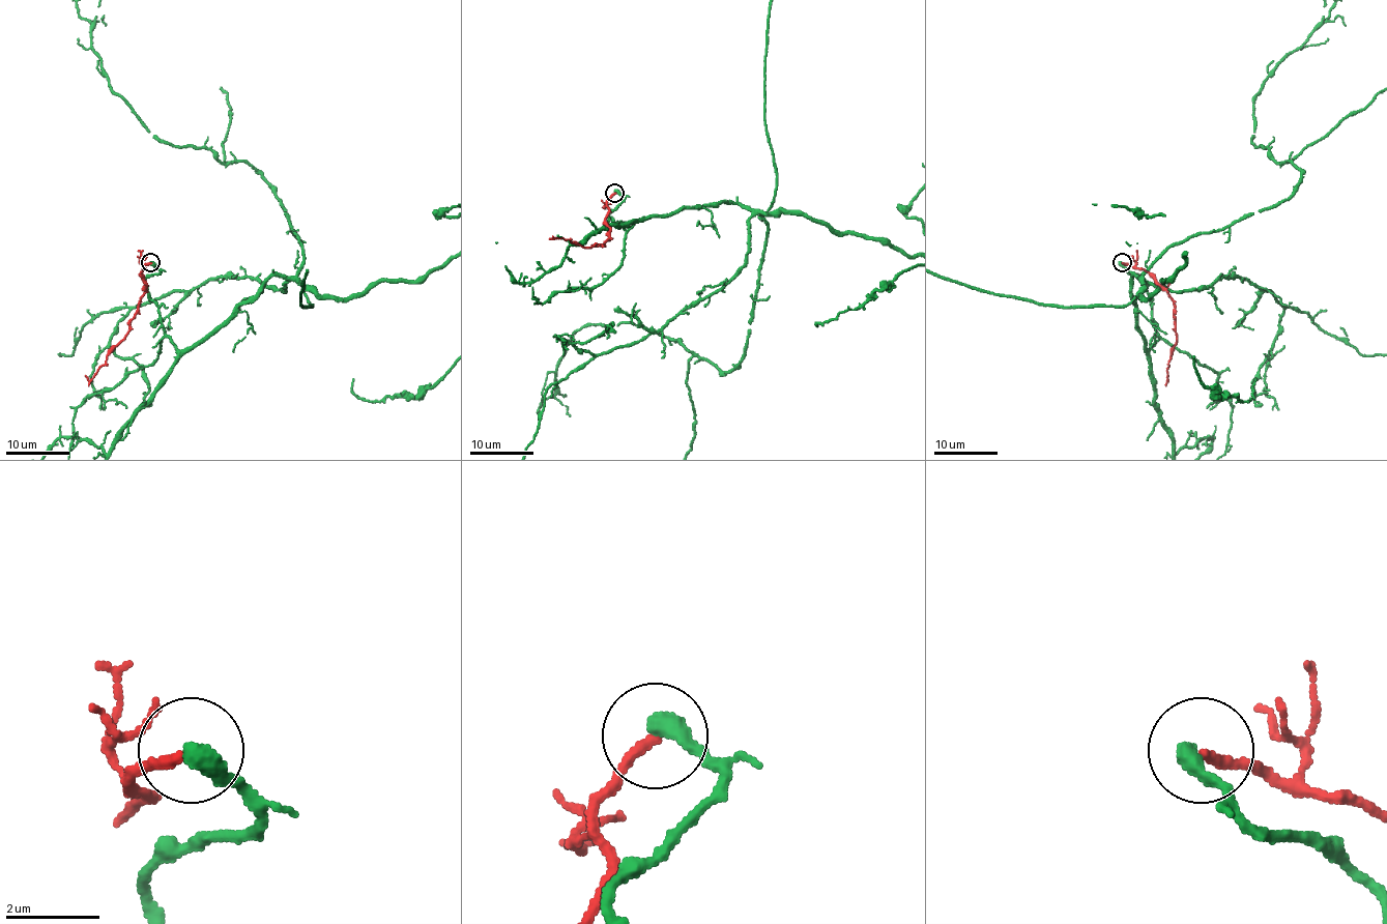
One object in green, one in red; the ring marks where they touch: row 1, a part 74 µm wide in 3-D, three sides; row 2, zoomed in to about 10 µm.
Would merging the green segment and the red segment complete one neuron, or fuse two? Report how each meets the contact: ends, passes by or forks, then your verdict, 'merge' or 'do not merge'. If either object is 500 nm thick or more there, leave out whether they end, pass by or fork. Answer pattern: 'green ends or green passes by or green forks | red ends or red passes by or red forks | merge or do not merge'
green ends | red ends | do not merge

